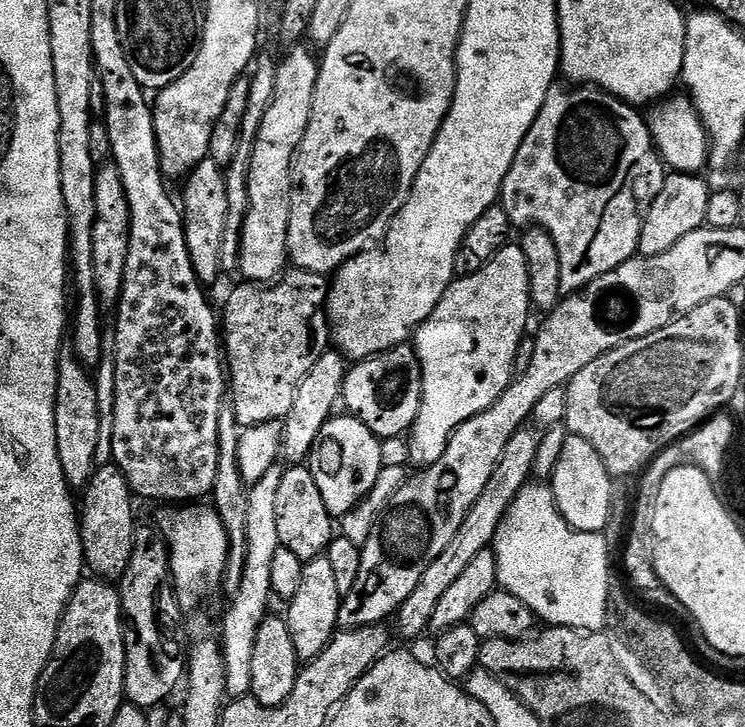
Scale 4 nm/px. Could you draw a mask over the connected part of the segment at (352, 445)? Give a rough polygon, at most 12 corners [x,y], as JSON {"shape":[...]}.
{"shape":[[333,415],[307,467],[344,517],[376,492],[380,437]]}

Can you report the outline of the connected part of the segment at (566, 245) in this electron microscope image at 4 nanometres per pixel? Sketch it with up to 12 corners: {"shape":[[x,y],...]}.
{"shape":[[554,86],[506,174],[571,294],[639,253],[649,121]]}

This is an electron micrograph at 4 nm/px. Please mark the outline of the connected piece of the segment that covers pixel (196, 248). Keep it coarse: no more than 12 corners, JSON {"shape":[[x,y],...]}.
{"shape":[[225,169],[186,177],[184,237],[201,285],[222,276]]}

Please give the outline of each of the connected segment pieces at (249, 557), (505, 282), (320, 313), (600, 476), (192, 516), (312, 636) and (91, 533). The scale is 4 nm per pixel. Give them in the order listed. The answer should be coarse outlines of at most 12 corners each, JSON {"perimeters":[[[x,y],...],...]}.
{"perimeters":[[[284,468],[247,489],[245,570],[224,616],[224,691],[247,696],[280,549]],[[509,242],[453,279],[416,329],[422,402],[407,441],[438,462],[512,385],[529,331]],[[328,276],[240,282],[222,312],[242,428],[283,420],[330,348]],[[570,434],[550,477],[564,520],[603,533],[613,479]],[[204,502],[161,514],[181,605],[224,579],[228,536]],[[327,555],[307,561],[286,604],[300,661],[336,635],[341,599]],[[115,463],[83,489],[80,541],[89,573],[119,581],[138,521]]]}

